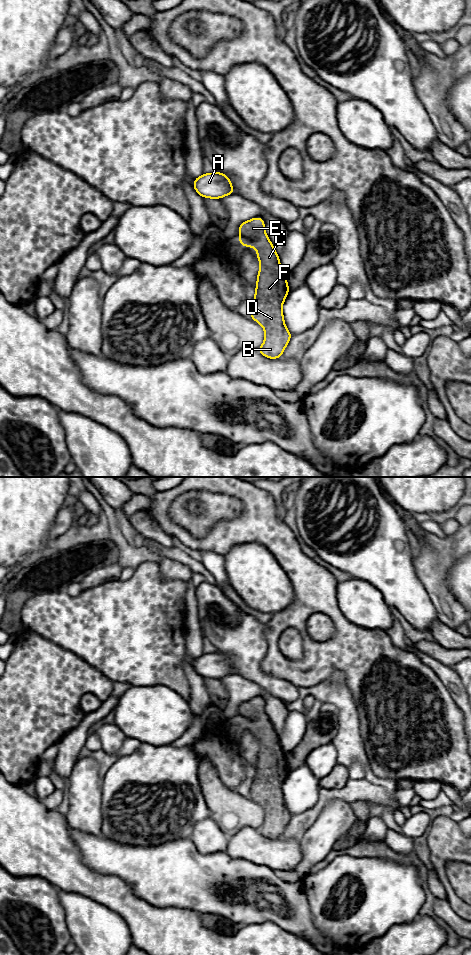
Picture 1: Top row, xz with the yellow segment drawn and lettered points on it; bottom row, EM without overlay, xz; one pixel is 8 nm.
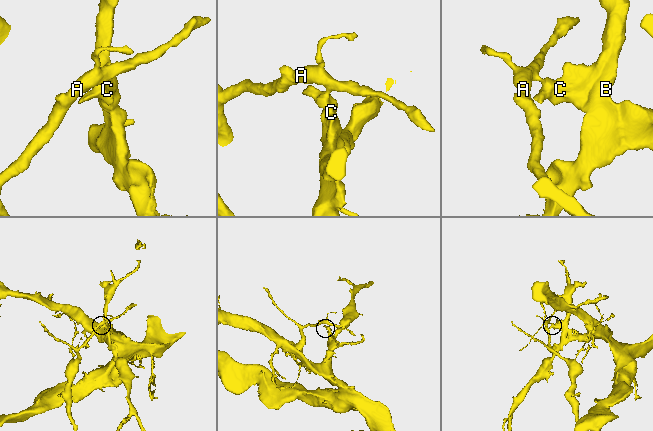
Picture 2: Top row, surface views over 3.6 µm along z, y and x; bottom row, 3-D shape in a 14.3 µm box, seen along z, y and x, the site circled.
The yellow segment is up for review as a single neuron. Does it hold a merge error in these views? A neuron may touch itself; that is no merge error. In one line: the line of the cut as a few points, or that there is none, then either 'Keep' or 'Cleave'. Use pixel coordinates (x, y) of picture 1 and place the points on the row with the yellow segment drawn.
Split along xz (239, 240), (245, 237), (255, 237), (260, 244). Cleave

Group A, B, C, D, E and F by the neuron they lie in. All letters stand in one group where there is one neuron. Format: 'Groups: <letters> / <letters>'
Groups: A / B C D E F

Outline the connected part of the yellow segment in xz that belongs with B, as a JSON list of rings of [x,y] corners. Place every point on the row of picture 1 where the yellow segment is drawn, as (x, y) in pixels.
[[[261,217],[241,223],[238,232],[239,240],[256,237],[260,244],[256,254],[260,270],[250,309],[250,317],[265,331],[264,343],[257,350],[269,359],[279,359],[292,336],[285,325],[282,311],[282,305],[290,291],[286,273],[280,265],[276,249],[265,232],[265,222]]]

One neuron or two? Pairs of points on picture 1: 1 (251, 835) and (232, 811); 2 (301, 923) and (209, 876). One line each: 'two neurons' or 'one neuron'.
1: two neurons
2: one neuron

